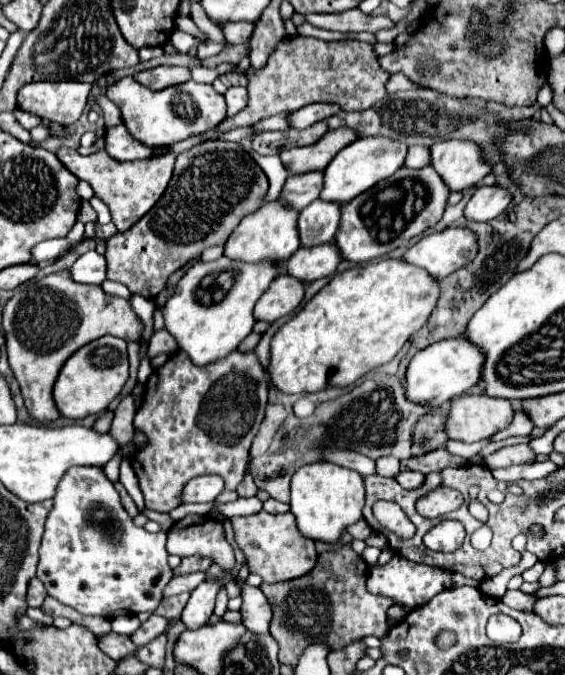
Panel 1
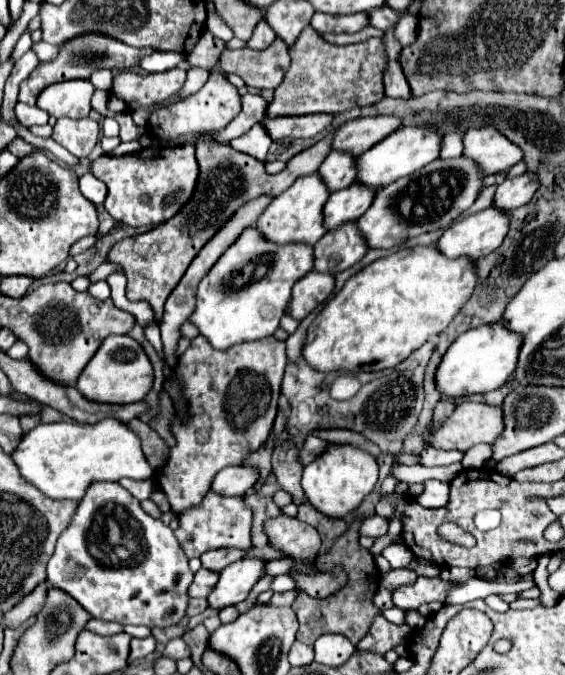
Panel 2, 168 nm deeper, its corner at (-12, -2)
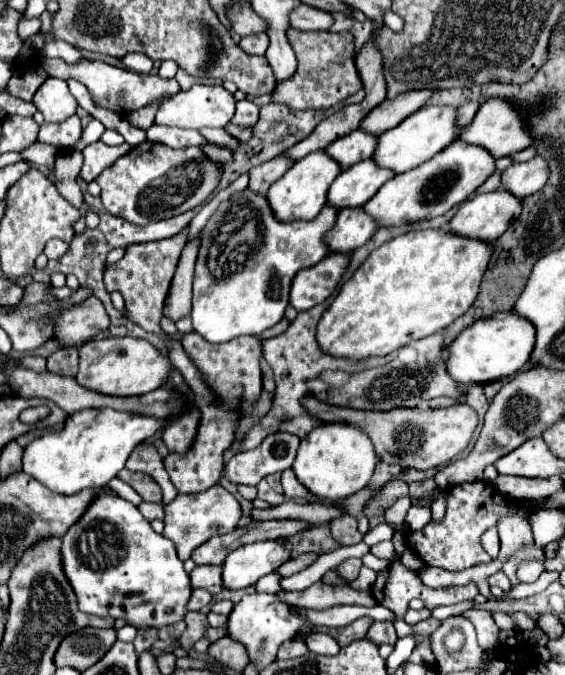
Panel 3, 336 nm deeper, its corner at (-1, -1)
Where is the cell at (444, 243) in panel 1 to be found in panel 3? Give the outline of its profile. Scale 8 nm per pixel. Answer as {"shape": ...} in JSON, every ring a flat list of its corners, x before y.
{"shape":[[505,189,475,195,461,203,449,229,457,235,477,237,483,241,497,241,511,221,521,215,521,199]]}

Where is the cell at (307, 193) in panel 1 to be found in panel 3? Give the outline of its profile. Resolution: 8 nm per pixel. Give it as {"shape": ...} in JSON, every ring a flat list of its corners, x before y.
{"shape":[[361,129,347,133,345,137,339,137,333,141,325,151,343,167,347,169,349,165,373,157,373,149,377,149,377,135,365,133]]}

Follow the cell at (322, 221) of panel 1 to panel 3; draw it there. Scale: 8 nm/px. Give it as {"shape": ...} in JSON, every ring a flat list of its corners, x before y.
{"shape":[[371,157,359,161,357,165,341,171,341,175,331,183,327,205,339,209,365,205,381,189,381,185,393,177,395,173,389,173,389,169,373,165]]}

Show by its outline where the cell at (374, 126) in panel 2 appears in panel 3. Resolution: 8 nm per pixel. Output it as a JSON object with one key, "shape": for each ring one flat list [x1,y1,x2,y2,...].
{"shape":[[429,89,421,91,411,91,411,93,401,93,395,99,385,99,381,105,377,105,363,121,361,129,367,133,381,135,387,129,393,129,399,125,403,119,407,119,411,113,421,109,425,101,433,95]]}

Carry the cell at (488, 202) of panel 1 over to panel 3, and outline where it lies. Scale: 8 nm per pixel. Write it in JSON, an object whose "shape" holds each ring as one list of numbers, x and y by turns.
{"shape":[[533,157,525,163,513,163,503,171,503,189,515,197,527,197,537,193,549,179,549,165,543,157]]}

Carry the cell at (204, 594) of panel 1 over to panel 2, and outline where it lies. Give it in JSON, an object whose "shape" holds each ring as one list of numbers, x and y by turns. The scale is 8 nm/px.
{"shape":[[258,558,238,560,226,566,220,572,218,584,214,586,212,594,208,596,208,606,214,610,222,610,226,606,234,606,242,602,252,586,264,576,264,562]]}

